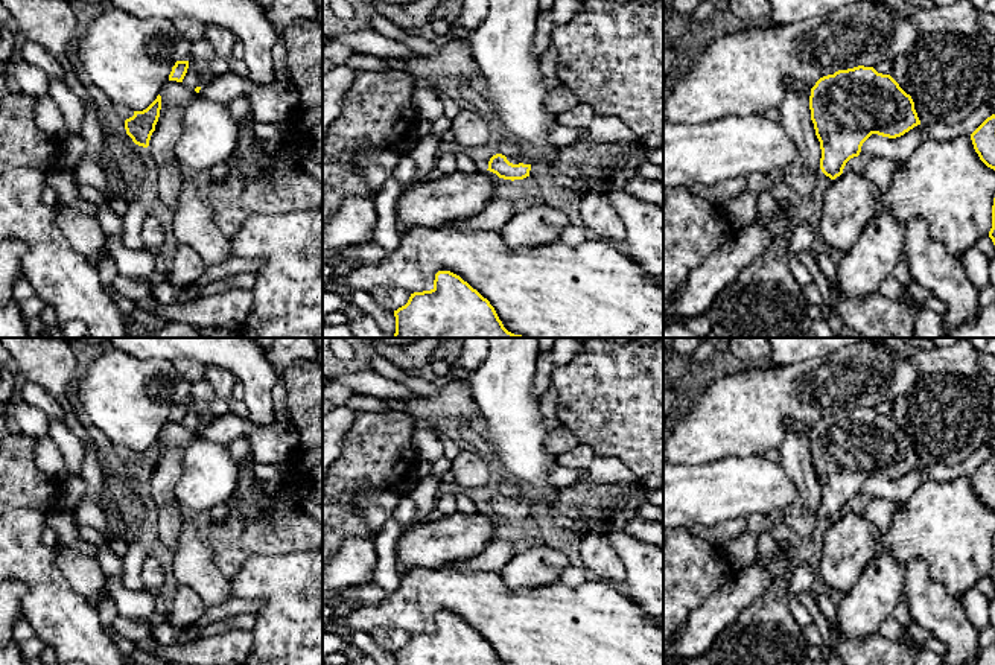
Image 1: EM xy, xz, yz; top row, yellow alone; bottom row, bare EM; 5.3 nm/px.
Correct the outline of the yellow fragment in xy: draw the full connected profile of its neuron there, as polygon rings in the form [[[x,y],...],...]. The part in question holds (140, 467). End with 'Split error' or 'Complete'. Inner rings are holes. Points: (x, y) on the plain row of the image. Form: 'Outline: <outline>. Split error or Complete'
Outline: [[[158,435],[146,450],[134,452],[134,457],[125,461],[126,475],[135,485],[143,488],[149,487],[151,476],[160,458],[160,450],[161,437]]]. Complete

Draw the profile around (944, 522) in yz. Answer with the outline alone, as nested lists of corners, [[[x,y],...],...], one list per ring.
[[[971,476],[952,481],[922,481],[882,537],[890,555],[905,568],[913,560],[925,560],[931,580],[957,597],[992,569],[995,511],[987,508],[974,490]]]

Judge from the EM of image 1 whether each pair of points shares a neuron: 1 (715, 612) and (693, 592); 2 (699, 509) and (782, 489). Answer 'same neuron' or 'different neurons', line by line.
1: different neurons
2: same neuron

